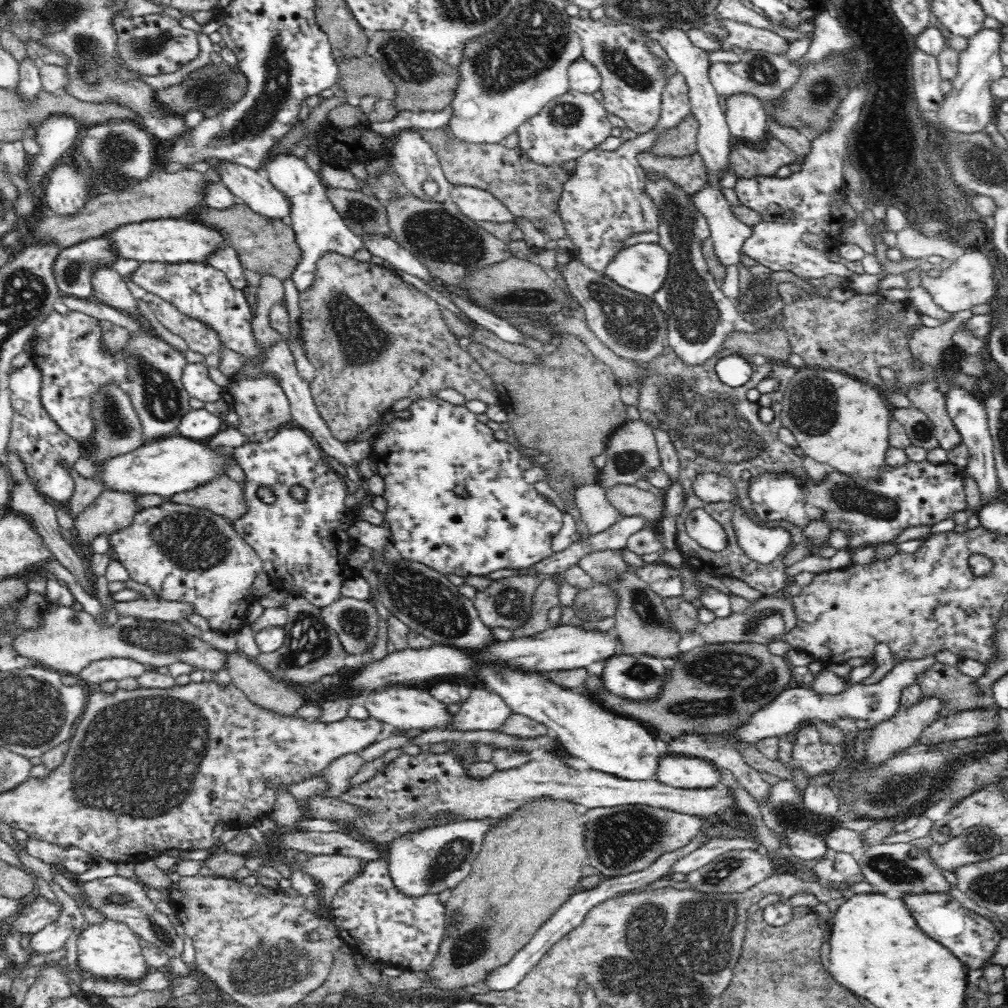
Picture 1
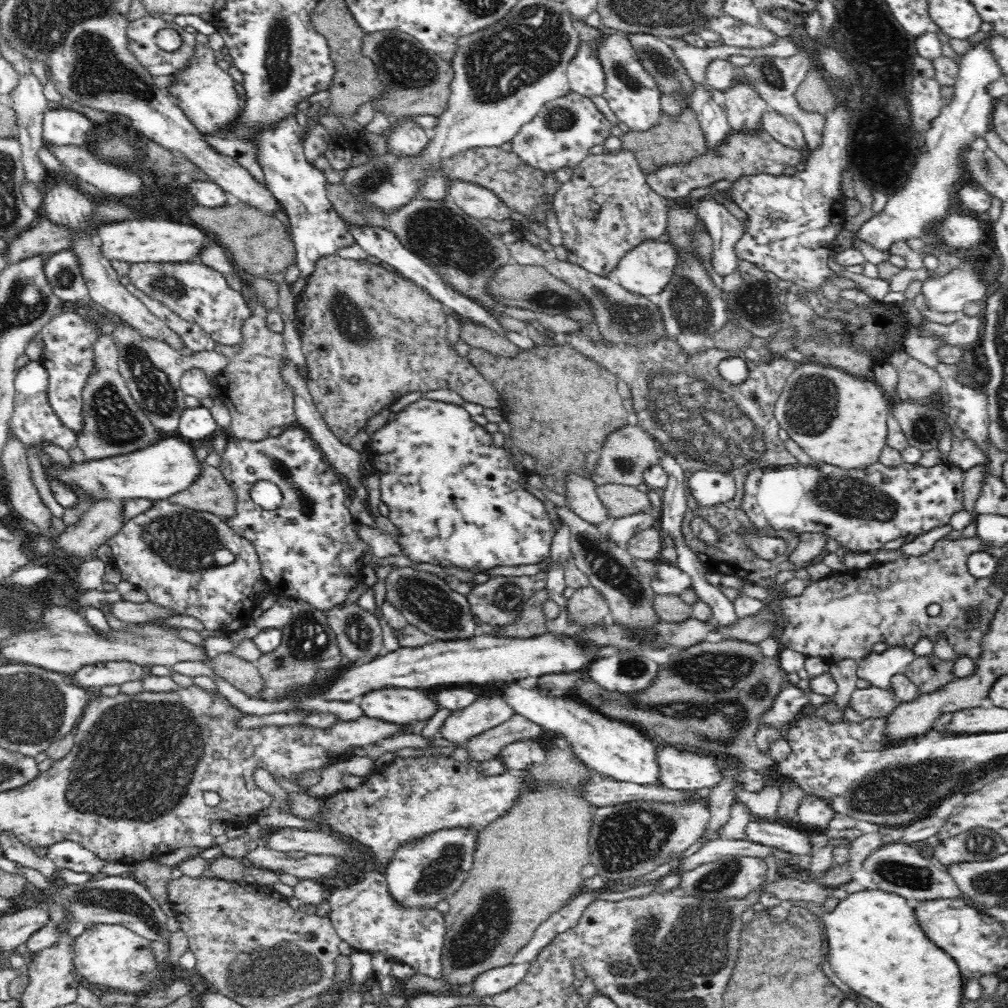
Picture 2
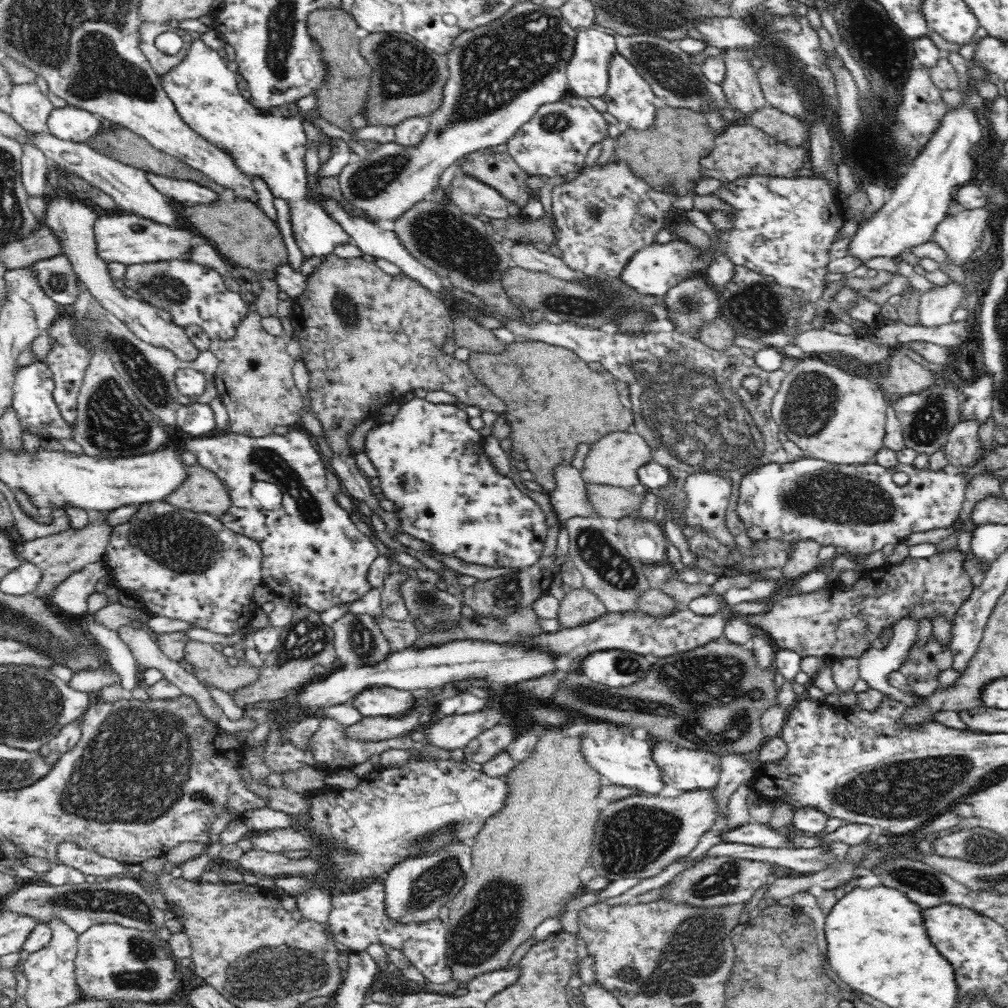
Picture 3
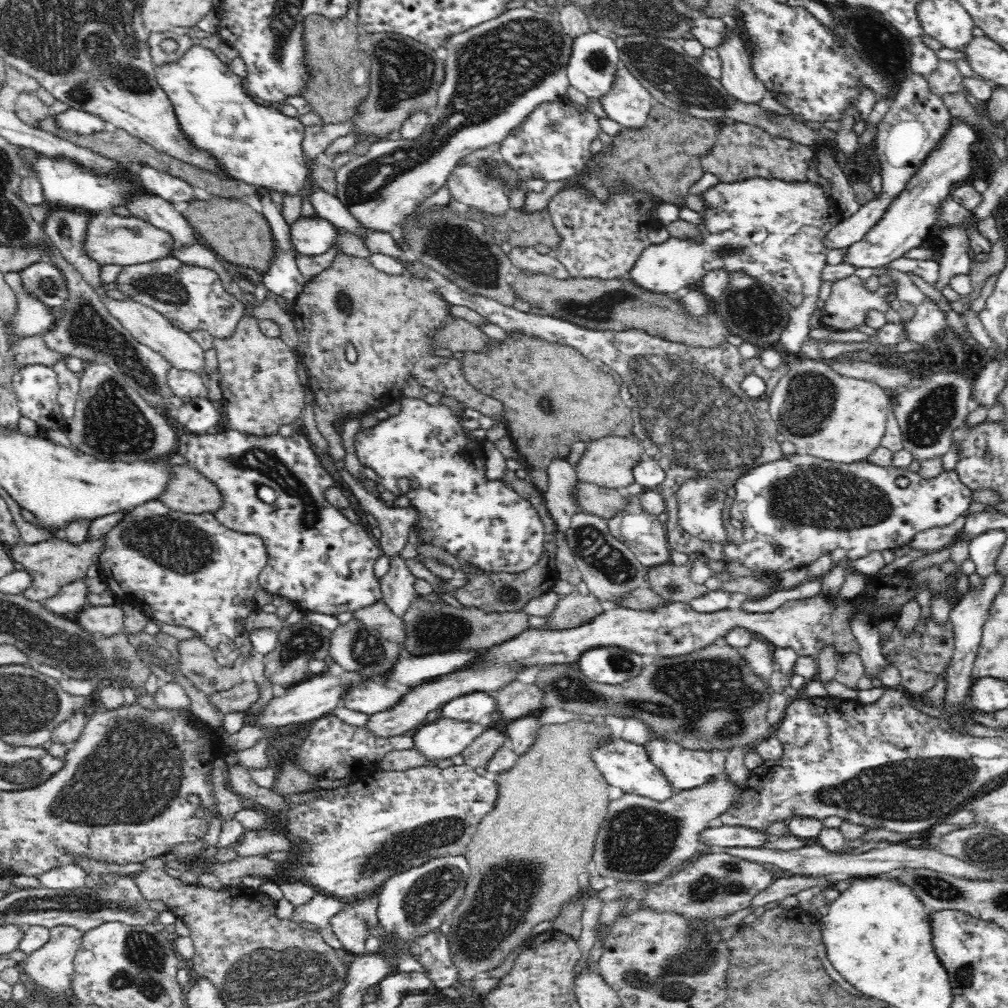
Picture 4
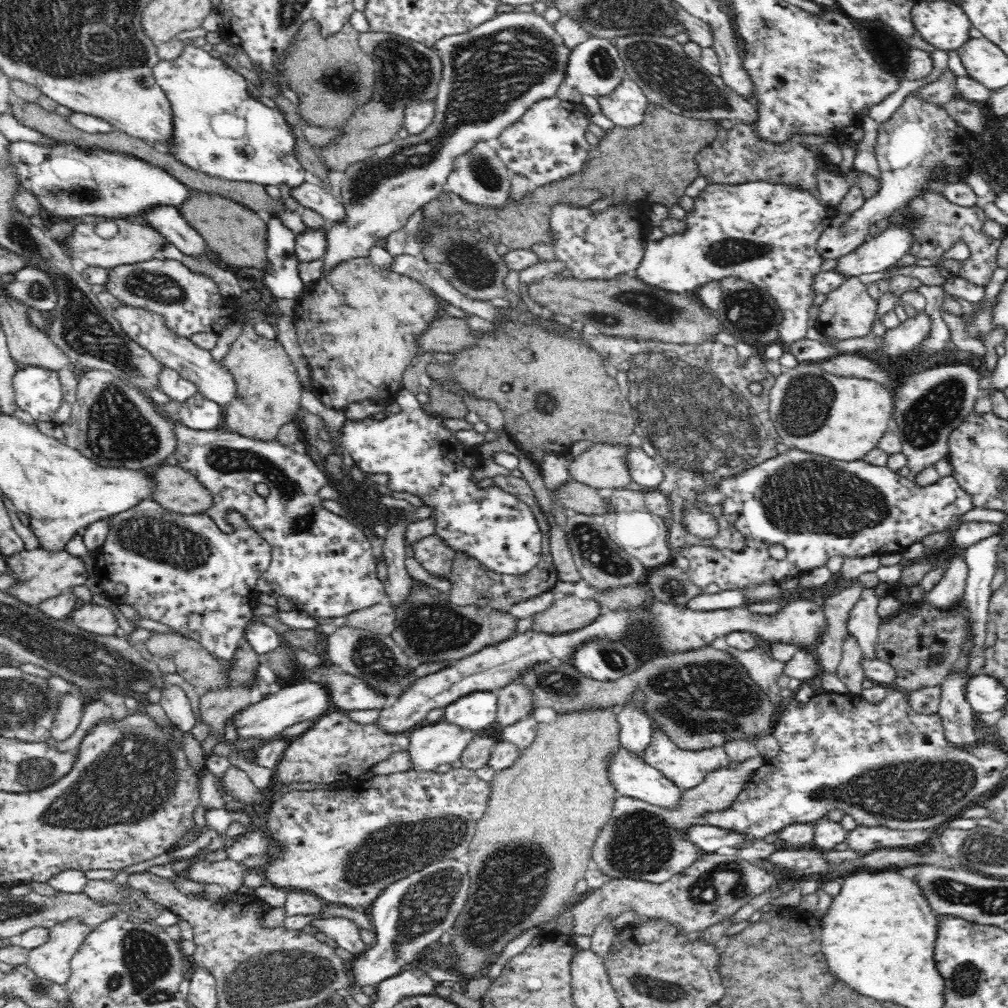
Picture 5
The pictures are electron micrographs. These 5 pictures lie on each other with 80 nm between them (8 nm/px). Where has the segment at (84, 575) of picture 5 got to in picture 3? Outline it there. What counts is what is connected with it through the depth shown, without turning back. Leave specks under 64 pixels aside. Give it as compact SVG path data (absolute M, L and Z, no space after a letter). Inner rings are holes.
M93 512L84 528L70 528L34 540L19 540L16 547L18 556L36 564L43 573L42 583L33 591L35 596L46 600L70 574L82 570L86 564L102 560L114 531L114 526L110 525L110 516L111 512Z

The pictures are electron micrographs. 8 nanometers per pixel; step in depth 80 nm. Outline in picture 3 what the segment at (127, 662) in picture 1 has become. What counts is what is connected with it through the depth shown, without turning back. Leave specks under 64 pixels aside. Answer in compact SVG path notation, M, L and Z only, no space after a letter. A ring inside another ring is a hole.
M104 659L92 667L84 667L73 672L68 686L96 696L106 686L120 685L120 674Z

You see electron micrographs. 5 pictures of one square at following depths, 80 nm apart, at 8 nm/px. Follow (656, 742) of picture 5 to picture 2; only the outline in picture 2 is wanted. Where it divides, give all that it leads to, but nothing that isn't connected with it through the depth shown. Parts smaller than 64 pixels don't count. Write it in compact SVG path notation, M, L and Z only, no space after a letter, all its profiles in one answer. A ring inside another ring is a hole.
M671 745L658 750L659 783L683 791L712 790L723 780L714 757L697 751L681 751Z

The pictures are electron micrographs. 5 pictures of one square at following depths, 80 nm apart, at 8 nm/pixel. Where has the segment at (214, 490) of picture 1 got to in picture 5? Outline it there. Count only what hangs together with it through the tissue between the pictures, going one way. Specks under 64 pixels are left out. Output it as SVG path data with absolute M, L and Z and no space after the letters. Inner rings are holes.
M162 464L154 468L158 483L152 500L168 511L182 515L205 513L214 507L212 491L194 473L180 467Z

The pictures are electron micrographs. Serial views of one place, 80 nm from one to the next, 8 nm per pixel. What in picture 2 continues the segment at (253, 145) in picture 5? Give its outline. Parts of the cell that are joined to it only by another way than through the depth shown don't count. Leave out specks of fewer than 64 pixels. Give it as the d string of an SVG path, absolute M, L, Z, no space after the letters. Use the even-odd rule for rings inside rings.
M198 42L197 54L186 69L174 74L174 82L168 88L178 107L186 113L201 133L209 133L227 127L237 115L243 100L234 88L232 76L218 66L218 53ZM296 118L282 120L274 128L258 134L259 162L265 176L265 183L285 207L290 221L293 243L297 252L298 279L307 280L314 272L316 263L326 255L334 254L342 248L356 244L356 237L350 232L344 219L333 208L326 192L327 180L322 172L310 164L304 154L300 126Z

